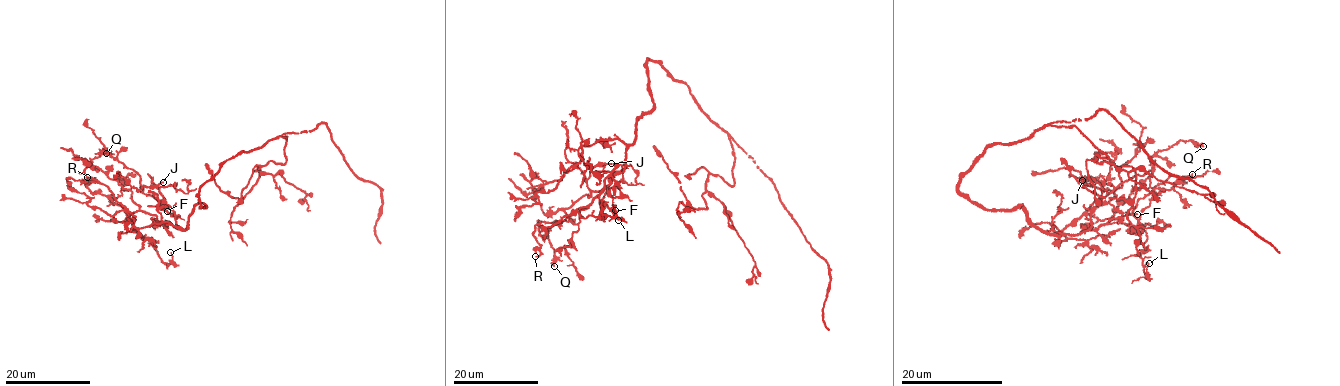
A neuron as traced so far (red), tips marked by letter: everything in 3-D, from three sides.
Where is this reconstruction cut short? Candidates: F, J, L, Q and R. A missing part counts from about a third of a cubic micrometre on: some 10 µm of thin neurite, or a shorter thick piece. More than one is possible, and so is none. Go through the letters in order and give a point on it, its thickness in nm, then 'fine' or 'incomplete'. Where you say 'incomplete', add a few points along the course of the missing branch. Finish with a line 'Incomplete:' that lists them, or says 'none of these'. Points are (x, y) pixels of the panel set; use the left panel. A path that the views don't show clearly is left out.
F: (167, 211) | 100 nm | fine
J: (163, 182) | 160 nm | fine
L: (170, 252) | 130 nm | fine
Q: (106, 153) | 400 nm | fine
R: (87, 177) | 180 nm | fine
Incomplete: none of these

